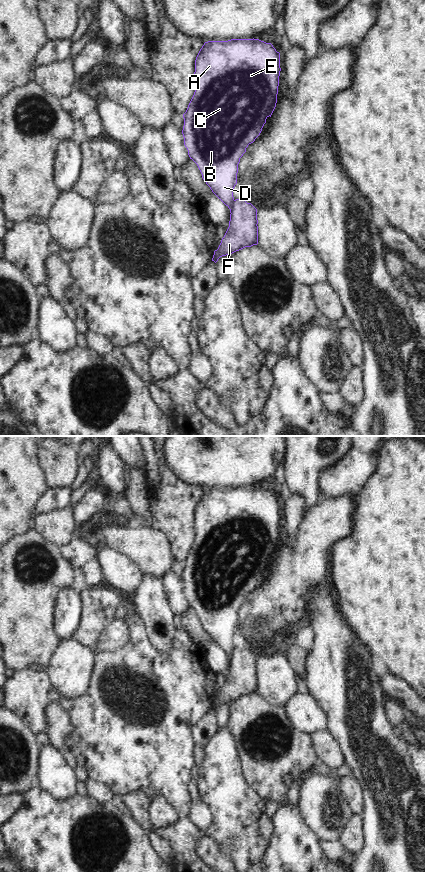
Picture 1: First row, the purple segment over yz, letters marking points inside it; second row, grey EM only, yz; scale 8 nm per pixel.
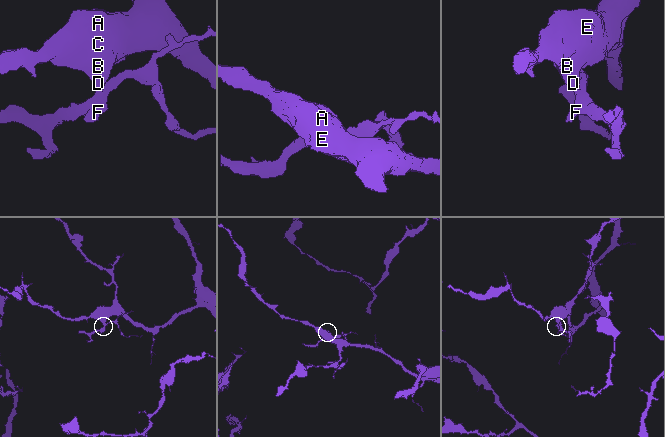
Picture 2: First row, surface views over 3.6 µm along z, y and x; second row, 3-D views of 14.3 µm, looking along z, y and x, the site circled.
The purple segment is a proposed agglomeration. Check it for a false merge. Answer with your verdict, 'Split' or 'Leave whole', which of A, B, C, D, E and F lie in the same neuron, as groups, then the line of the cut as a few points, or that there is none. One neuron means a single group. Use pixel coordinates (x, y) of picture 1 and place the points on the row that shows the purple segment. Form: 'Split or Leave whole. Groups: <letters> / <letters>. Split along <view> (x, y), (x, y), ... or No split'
Split. Groups: A B C D E / F. Split along yz (234, 200), (229, 208)

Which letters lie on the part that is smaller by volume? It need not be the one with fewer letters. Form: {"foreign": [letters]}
{"foreign": ["F"]}

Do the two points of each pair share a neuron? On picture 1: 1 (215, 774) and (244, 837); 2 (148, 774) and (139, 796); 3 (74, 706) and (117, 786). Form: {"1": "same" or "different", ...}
{"1": "same", "2": "different", "3": "same"}

